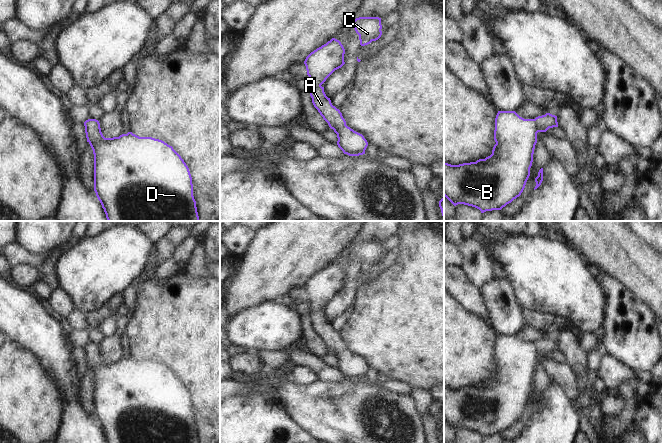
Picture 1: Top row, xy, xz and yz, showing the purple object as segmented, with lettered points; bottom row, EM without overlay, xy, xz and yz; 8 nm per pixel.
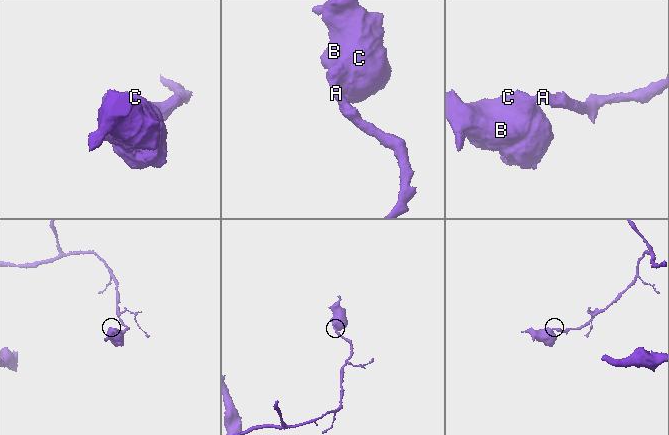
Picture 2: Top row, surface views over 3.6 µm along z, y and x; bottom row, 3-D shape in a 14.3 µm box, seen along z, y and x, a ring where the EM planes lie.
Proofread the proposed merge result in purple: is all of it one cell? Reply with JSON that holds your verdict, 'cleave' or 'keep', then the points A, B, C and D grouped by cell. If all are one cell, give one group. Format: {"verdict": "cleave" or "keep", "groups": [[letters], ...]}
{"verdict": "keep", "groups": [["A", "B", "C", "D"]]}

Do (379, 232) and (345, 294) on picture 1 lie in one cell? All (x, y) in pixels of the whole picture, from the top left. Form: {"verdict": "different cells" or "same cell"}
{"verdict": "same cell"}

